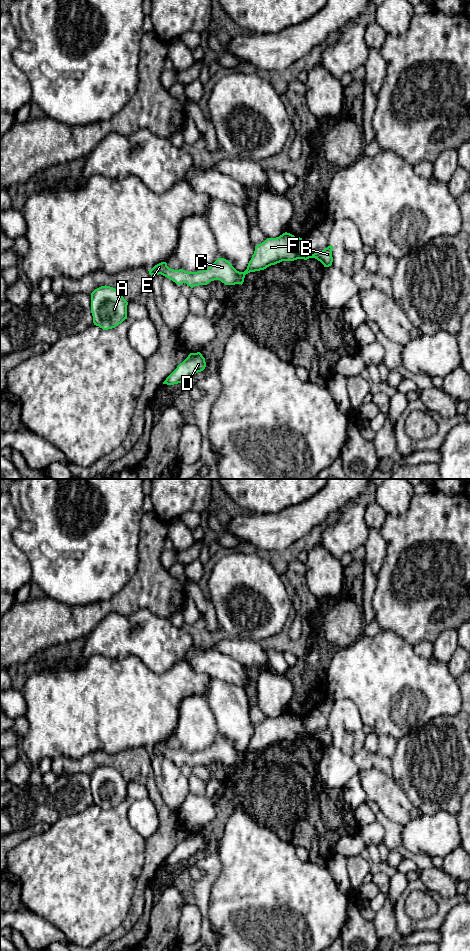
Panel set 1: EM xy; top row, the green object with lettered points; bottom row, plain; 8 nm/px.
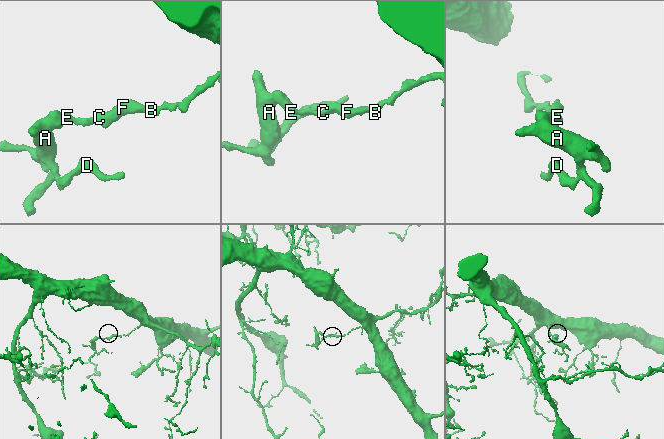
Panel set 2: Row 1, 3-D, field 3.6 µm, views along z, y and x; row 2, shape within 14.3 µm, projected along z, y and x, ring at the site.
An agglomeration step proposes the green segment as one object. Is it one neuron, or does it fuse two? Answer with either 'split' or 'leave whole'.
leave whole

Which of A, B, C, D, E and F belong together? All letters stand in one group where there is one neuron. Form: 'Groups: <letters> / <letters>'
Groups: A B C D E F

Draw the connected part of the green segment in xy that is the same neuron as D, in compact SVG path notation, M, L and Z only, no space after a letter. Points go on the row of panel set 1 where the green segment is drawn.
M200 352L190 353L188 357L166 378L163 384L183 384L192 375L203 371L205 367L205 358Z

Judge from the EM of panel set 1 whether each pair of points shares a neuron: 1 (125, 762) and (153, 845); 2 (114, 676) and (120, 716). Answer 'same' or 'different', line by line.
1: same
2: same

